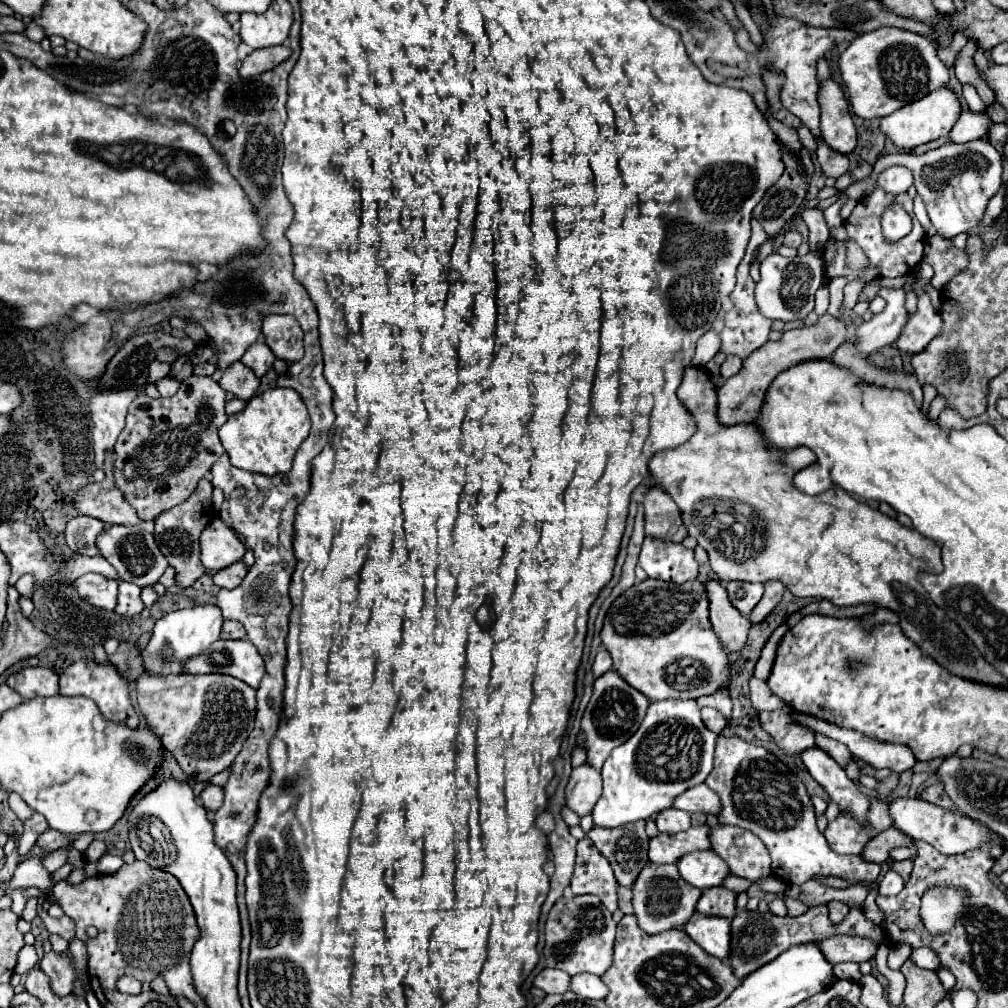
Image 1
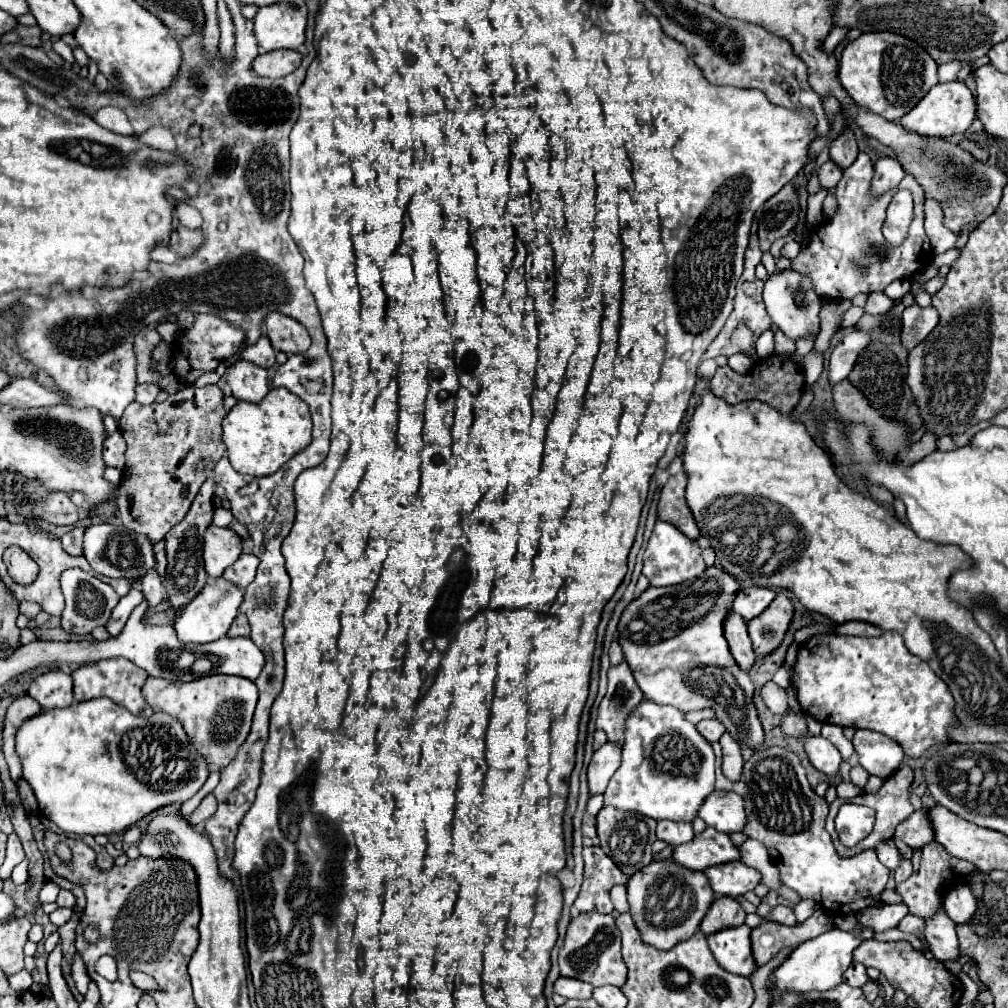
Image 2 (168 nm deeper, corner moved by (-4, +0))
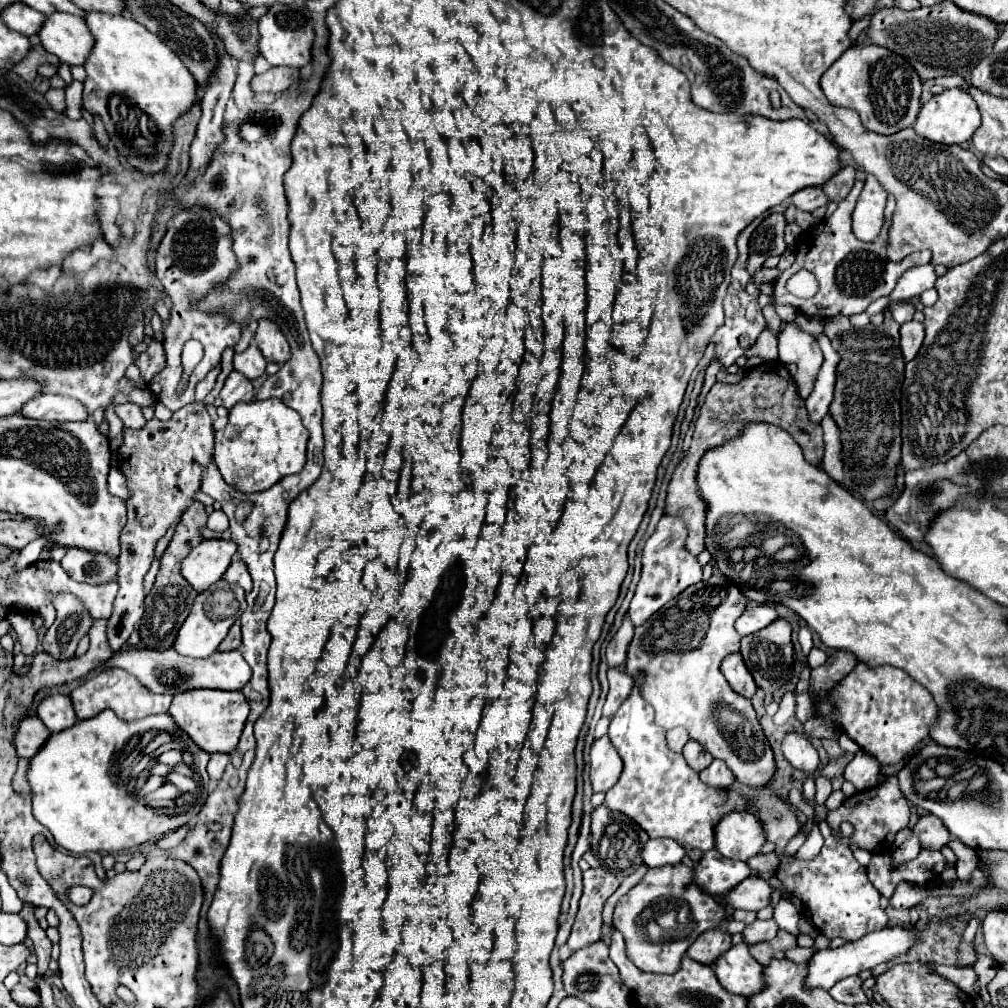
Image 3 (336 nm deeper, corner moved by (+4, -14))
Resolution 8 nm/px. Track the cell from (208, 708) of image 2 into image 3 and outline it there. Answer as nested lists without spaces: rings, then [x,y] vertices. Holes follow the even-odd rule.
[[[190,689],[176,693],[168,713],[174,717],[178,727],[190,735],[190,739],[208,753],[230,753],[244,729],[248,717],[248,701],[240,691],[220,689]]]

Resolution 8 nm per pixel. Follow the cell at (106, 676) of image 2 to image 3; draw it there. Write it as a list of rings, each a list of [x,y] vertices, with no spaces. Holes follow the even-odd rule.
[[[112,667],[112,669],[104,669],[100,675],[76,687],[70,693],[70,699],[74,703],[74,711],[78,719],[88,719],[88,717],[98,715],[104,709],[112,709],[122,721],[134,721],[134,719],[142,719],[154,713],[166,713],[170,707],[172,695],[156,695],[150,689],[146,689],[134,675],[128,675],[128,671]]]

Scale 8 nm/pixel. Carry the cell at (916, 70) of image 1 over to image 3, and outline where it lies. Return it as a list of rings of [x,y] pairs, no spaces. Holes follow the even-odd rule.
[[[852,45],[822,75],[820,87],[834,107],[854,109],[862,125],[880,135],[892,135],[910,127],[920,109],[922,83],[914,67],[900,55],[878,45]]]

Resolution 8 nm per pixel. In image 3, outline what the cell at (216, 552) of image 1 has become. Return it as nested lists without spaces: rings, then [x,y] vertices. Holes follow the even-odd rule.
[[[204,539],[182,561],[182,577],[200,593],[218,583],[226,573],[232,557],[236,555],[236,543],[224,539]]]

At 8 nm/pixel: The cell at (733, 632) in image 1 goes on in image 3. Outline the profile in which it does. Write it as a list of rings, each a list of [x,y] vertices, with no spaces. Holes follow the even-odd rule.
[[[732,653],[732,655],[728,655],[728,657],[724,659],[724,663],[722,663],[722,673],[724,673],[724,677],[728,679],[730,687],[732,687],[736,693],[740,693],[742,697],[748,697],[748,699],[750,699],[750,697],[758,691],[758,687],[756,687],[752,675],[748,673],[748,669],[746,669],[740,653]]]

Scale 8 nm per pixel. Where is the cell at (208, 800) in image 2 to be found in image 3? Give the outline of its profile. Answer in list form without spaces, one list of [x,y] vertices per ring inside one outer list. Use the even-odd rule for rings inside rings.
[[[180,827],[178,831],[174,831],[174,833],[168,833],[168,835],[164,835],[162,839],[158,839],[156,841],[156,845],[160,847],[160,849],[172,849],[172,847],[176,847],[176,845],[180,845],[182,843],[182,839],[186,837],[186,833],[188,833],[188,827]]]

